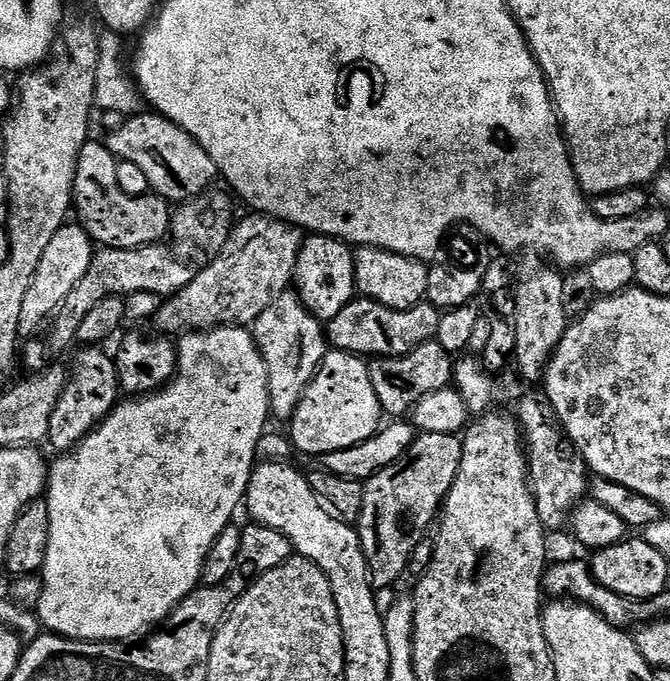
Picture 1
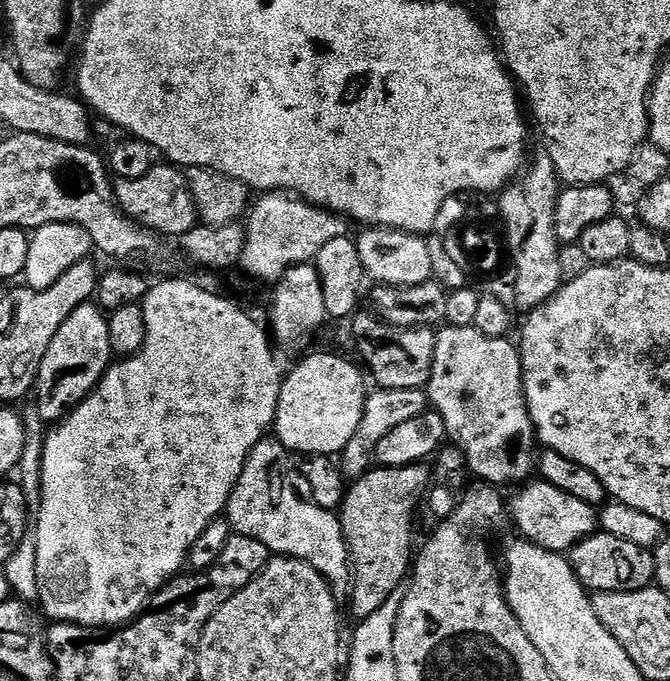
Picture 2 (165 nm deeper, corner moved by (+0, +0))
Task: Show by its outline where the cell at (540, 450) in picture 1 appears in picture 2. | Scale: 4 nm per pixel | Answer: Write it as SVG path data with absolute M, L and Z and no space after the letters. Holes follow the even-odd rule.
M448 324L441 327L436 332L434 366L426 385L429 405L440 415L442 422L446 422L448 440L466 454L469 473L477 481L493 486L523 485L538 468L538 437L524 397L520 349L510 341L508 338L486 338L482 330L472 326Z

